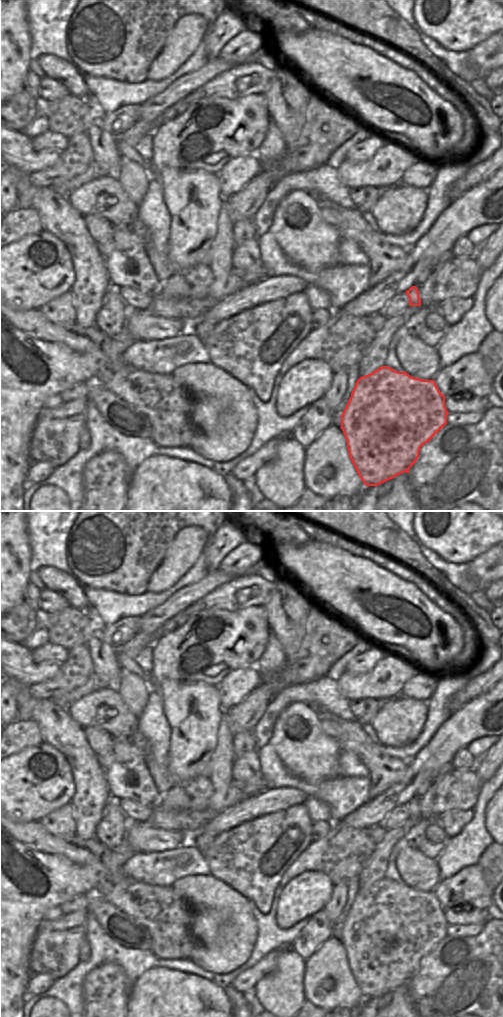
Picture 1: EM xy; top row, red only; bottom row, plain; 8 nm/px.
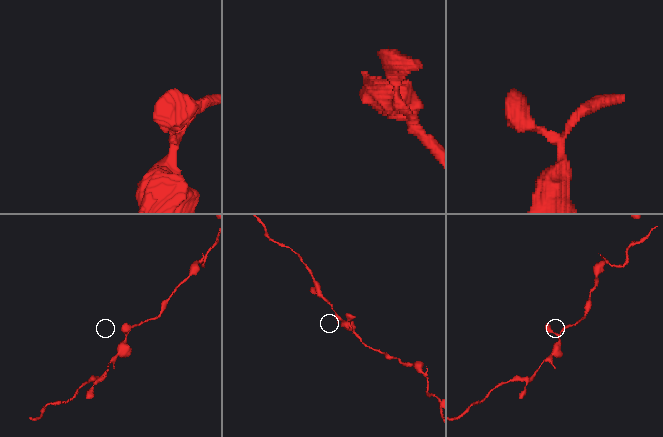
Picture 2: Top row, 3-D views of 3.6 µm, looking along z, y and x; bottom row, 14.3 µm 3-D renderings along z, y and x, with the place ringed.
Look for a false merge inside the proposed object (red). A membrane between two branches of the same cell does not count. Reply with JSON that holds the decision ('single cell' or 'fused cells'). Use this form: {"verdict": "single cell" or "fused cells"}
{"verdict": "single cell"}

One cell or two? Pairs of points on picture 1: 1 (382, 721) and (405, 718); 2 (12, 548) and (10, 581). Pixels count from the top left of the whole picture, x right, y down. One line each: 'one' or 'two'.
1: one
2: one

